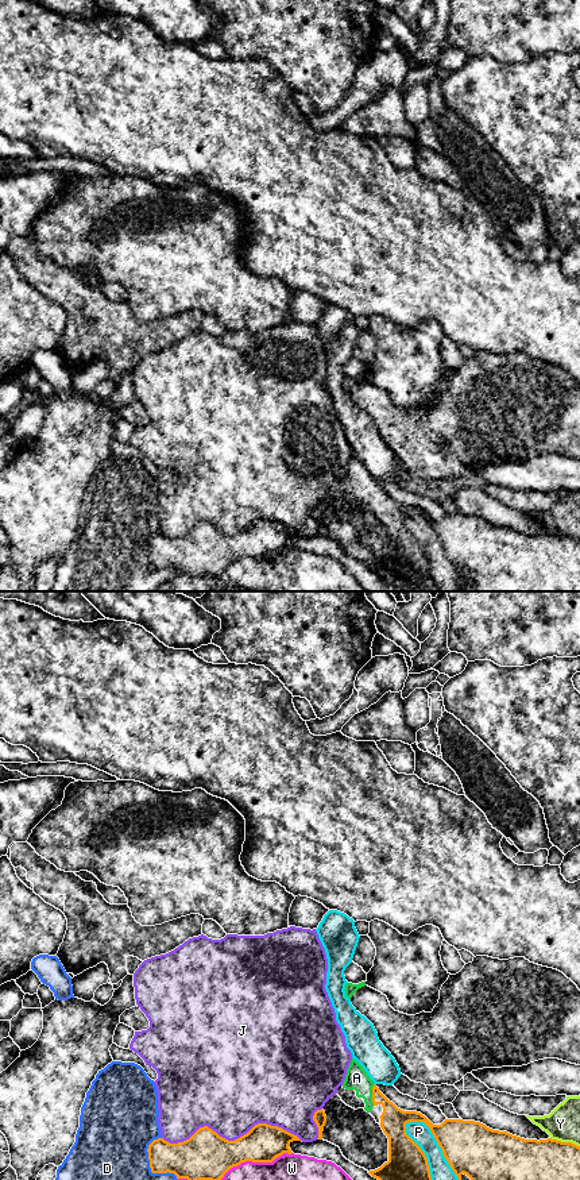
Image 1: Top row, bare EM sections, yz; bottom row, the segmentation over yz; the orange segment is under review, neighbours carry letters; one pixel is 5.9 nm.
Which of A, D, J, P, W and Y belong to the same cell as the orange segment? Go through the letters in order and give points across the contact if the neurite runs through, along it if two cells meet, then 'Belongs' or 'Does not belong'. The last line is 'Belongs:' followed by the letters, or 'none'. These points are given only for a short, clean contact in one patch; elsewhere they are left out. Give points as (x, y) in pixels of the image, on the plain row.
A: Path across: yz (393, 516), (390, 504), (372, 490), (356, 473). Belongs
D: Does not belong
J: Does not belong
P: Does not belong
W: Does not belong
Y: Does not belong
Belongs: A

